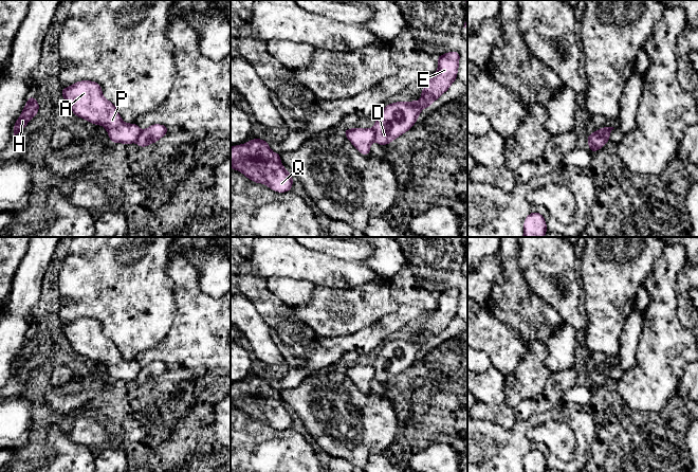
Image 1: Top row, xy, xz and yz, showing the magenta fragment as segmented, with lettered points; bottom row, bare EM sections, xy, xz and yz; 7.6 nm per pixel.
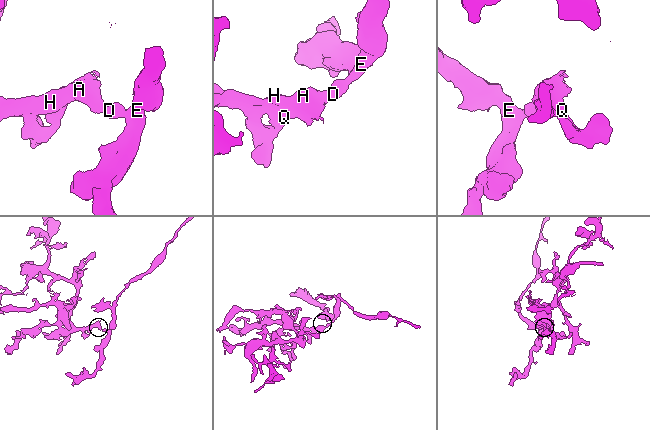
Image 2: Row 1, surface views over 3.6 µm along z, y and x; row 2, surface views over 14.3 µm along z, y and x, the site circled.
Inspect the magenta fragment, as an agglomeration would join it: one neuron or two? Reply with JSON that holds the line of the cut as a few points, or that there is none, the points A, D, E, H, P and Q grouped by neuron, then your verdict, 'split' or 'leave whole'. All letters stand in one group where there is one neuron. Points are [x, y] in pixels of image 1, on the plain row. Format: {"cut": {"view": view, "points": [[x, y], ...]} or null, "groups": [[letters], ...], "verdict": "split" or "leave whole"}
{"cut": {"view": "yz", "points": [[594, 368], [601, 371], [609, 369]]}, "groups": [["A", "H", "P", "Q"], ["D", "E"]], "verdict": "split"}

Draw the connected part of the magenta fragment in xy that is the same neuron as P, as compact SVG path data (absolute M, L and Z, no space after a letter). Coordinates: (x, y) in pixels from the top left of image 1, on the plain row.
M80 317L61 326L61 331L76 353L104 363L112 380L136 379L142 367L135 360L123 359L116 344L103 333L99 321Z

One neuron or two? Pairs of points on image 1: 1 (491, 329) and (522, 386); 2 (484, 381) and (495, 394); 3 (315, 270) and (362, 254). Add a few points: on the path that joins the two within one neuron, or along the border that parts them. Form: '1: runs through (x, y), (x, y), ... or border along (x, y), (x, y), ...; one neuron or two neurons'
1: border along (526, 348), (517, 367), (506, 377); two neurons
2: runs through (488, 384), (492, 391); one neuron
3: border along (322, 252), (345, 259), (361, 261); two neurons

